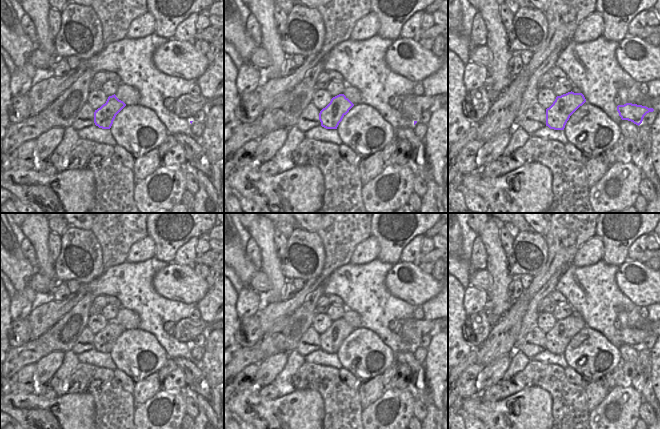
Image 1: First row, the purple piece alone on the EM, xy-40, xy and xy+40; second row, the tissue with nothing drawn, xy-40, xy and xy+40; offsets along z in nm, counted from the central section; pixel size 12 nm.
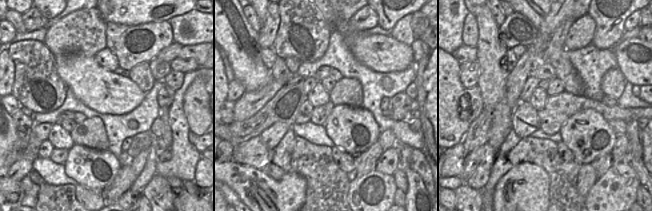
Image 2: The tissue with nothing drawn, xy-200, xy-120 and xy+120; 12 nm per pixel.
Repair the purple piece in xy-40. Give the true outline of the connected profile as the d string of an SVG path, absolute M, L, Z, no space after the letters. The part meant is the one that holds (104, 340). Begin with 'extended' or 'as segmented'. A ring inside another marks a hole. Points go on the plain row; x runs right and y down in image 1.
as segmented | M116 319L109 320L106 327L94 336L94 347L102 353L110 353L116 339L126 330Z

